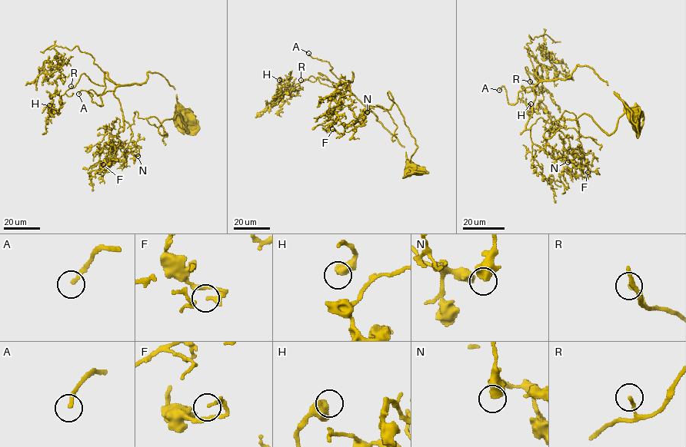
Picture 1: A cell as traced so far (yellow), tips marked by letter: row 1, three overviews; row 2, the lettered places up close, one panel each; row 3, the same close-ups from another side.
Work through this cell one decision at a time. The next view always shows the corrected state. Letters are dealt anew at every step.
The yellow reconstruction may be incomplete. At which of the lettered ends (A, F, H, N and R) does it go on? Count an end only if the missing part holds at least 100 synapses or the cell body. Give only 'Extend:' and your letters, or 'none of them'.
Extend: A, H

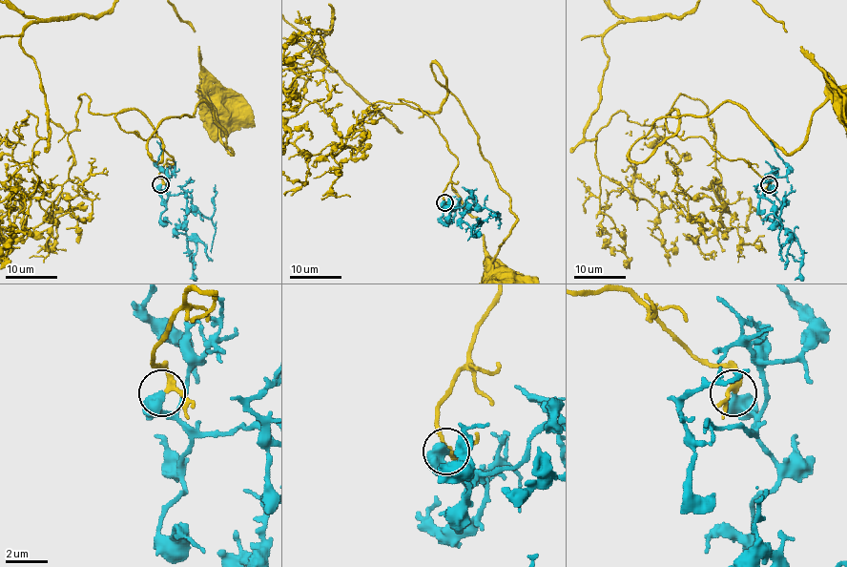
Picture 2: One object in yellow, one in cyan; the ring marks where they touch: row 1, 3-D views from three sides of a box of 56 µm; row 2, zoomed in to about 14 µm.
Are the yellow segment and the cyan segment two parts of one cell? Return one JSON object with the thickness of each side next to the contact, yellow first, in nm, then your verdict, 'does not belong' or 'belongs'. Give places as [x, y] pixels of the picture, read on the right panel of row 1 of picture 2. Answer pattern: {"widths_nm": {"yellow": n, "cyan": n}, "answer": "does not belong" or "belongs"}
{"widths_nm": {"yellow": 200, "cyan": 650}, "answer": "belongs"}

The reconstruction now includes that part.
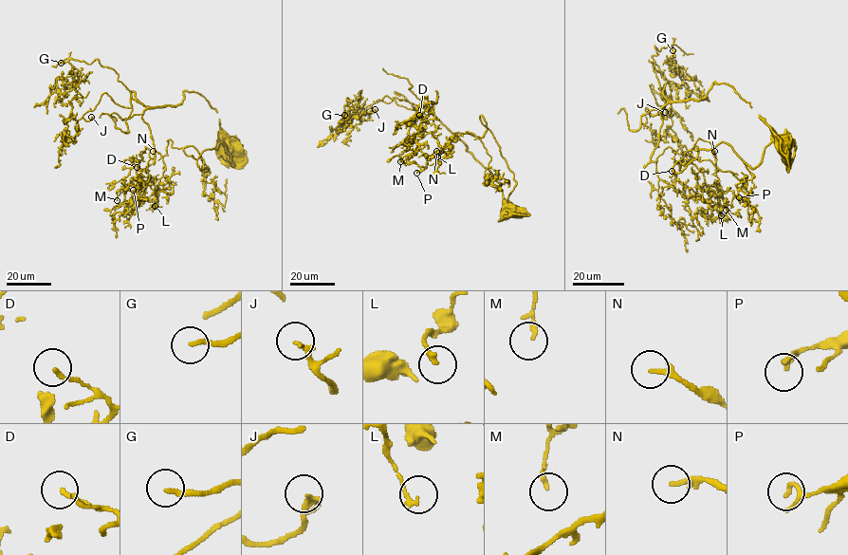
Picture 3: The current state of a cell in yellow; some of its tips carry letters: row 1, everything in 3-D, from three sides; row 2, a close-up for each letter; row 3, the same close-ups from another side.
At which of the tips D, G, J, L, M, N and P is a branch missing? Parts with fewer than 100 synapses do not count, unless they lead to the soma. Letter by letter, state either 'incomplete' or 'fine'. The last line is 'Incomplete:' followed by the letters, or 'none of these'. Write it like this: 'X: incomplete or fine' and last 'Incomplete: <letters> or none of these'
D: fine
G: incomplete
J: incomplete
L: fine
M: fine
N: incomplete
P: fine
Incomplete: G, J, N

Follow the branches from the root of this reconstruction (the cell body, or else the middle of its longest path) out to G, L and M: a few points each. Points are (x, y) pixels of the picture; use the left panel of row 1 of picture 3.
G: (139, 175), (138, 185), (152, 183), (147, 167), (154, 145), (142, 119), (149, 107), (97, 59), (61, 63)
L: (139, 175), (153, 182), (151, 188), (157, 194), (155, 206)
M: (139, 175), (152, 180), (157, 194), (148, 197), (159, 178), (133, 180), (117, 200)

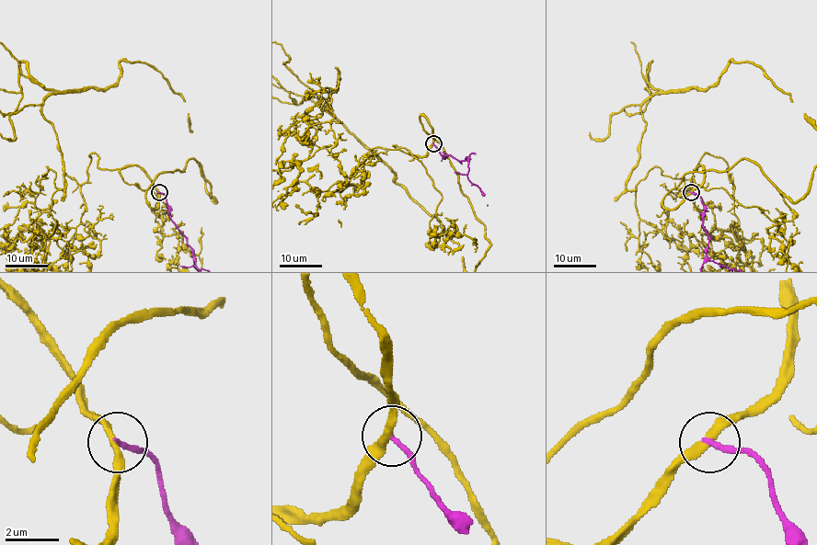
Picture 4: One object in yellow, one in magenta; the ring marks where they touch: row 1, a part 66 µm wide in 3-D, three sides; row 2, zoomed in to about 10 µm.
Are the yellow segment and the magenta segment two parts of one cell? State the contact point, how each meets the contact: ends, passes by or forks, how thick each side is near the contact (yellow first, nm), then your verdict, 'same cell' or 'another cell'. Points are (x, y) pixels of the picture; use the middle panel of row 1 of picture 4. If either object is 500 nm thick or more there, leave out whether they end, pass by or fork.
(433, 143) | yellow passes by | magenta ends | 260/170 nm | another cell

